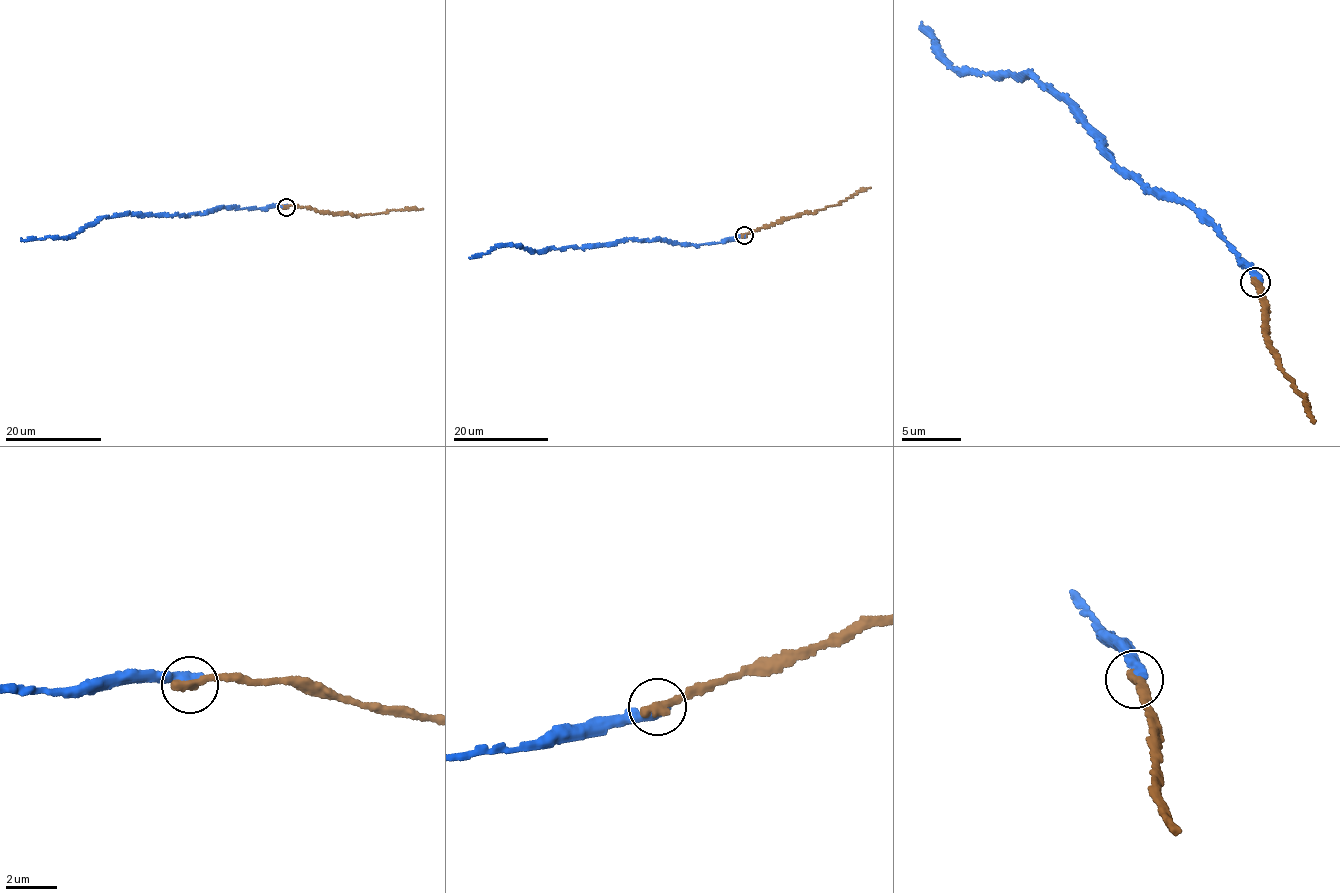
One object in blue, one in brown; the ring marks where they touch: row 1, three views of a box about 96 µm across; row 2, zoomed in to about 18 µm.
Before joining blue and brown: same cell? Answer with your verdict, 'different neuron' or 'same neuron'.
same neuron

